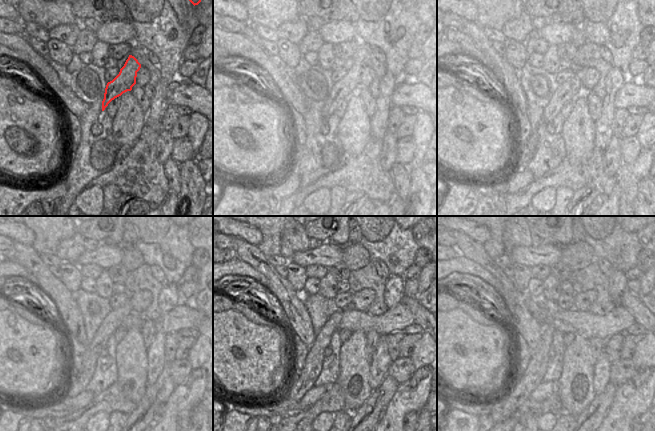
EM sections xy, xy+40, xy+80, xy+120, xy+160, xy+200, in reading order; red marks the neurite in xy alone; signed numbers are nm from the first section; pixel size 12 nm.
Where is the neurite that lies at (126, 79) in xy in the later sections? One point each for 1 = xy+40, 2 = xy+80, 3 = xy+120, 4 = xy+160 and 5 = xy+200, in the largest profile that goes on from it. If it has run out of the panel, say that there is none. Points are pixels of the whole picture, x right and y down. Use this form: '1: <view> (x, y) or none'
1: xy+40 (349, 84)
2: xy+80 (567, 91)
3: xy+120 (116, 317)
4: xy+160 (301, 384)
5: xy+200 (532, 377)

